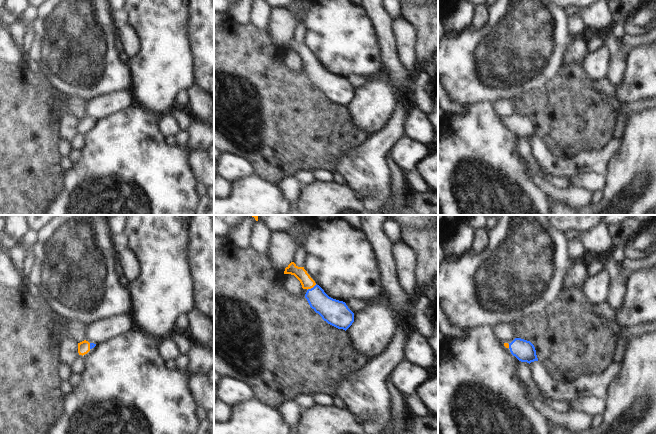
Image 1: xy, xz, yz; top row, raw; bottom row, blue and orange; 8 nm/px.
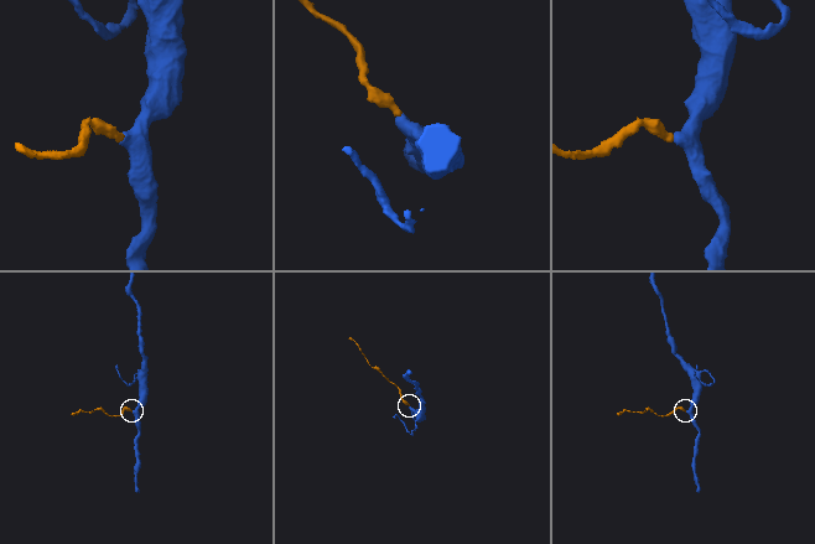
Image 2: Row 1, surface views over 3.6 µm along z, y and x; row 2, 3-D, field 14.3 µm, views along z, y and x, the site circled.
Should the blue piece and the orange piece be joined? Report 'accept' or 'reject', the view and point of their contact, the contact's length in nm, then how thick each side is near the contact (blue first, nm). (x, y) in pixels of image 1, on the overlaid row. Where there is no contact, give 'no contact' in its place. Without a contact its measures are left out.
accept | xz (311, 288) | 90 nm | 200/100 nm

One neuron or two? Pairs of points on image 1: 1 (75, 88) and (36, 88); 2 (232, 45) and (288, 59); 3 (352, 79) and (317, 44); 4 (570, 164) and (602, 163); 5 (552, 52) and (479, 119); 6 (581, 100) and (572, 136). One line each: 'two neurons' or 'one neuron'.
1: two neurons
2: two neurons
3: two neurons
4: one neuron
5: two neurons
6: one neuron

